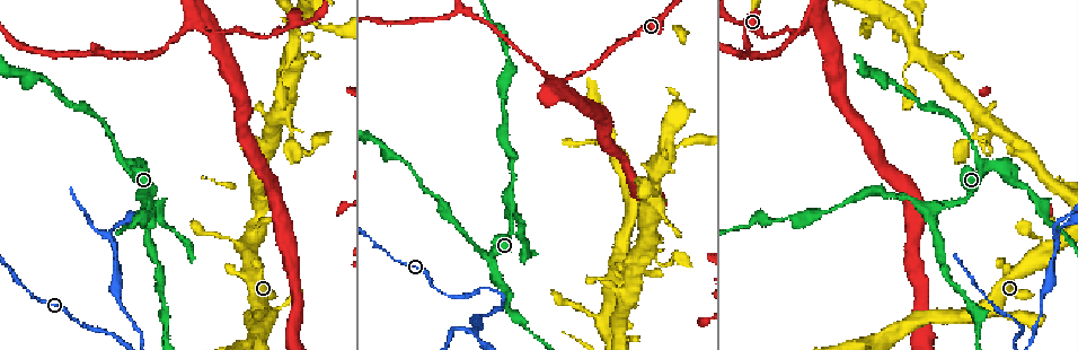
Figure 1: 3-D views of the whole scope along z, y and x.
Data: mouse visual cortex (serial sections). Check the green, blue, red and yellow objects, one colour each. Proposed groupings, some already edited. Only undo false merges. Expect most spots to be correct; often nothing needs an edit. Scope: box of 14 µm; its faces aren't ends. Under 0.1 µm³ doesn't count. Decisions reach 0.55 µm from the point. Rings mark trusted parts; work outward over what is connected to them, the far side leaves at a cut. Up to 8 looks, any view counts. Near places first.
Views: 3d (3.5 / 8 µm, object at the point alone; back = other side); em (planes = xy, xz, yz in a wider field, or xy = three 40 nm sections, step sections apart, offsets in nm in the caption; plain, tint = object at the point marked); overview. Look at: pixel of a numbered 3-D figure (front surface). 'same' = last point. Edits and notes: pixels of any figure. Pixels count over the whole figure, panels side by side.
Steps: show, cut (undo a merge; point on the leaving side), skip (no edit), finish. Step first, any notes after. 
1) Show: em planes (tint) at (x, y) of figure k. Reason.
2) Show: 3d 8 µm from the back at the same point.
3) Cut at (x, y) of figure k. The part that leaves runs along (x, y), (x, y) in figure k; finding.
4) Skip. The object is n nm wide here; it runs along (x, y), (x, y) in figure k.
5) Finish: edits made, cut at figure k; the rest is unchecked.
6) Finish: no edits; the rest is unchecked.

Show: 3d 3.5 µm at (1059, 235) of figure 1. A fork.

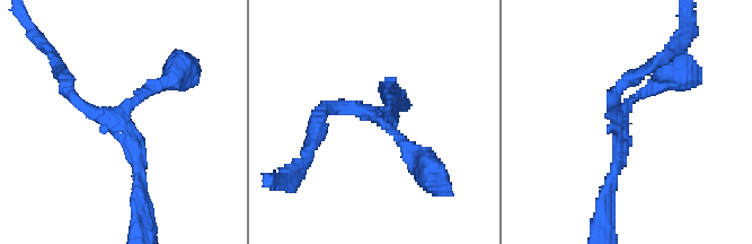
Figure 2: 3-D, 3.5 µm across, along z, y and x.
Show: em xy step 3 (tint) at (624, 122) of figure 2. 3 arms meet here; the arms are 150, 150, 200 nm wide.

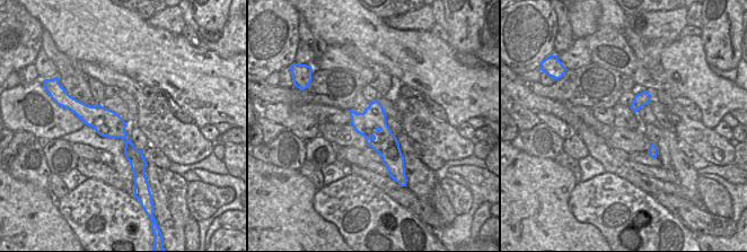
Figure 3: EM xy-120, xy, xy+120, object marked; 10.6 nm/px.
Skip. The object is 320 nm wide here; it runs along (605, 193), (626, 111), (660, 83) in figure 2; one cell here.

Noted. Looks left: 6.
Show: 3d 8 µm at (291, 138) of figure 1. A narrow waist.

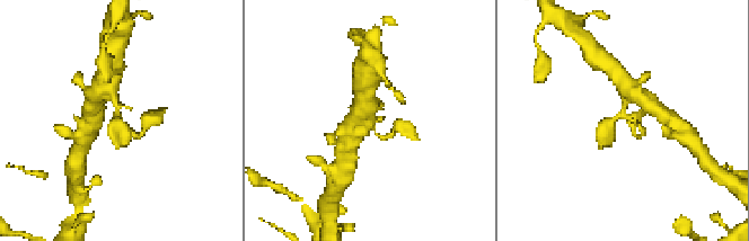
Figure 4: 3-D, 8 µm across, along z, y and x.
Show: 3d 3.5 µm at (615, 116) of figure 4.

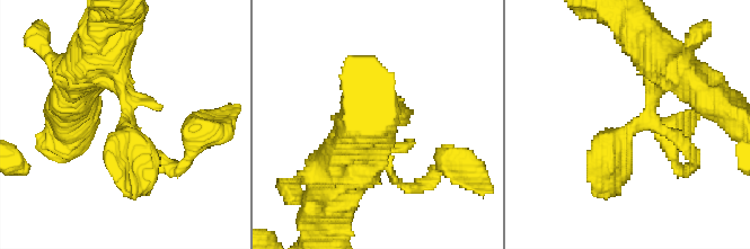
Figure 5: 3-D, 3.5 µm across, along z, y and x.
Show: em xy step 3 (tint) at (637, 122) of figure 5.

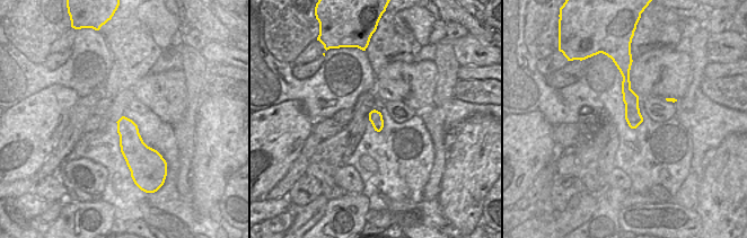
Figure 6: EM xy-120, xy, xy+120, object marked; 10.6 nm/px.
Skip. The object is 140 nm wide here; it runs along (623, 70), (633, 125) in figure 6; all the same cell.

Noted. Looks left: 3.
Show: 3d 3.5 µm at (194, 28) of figure 1. Four-way junction.

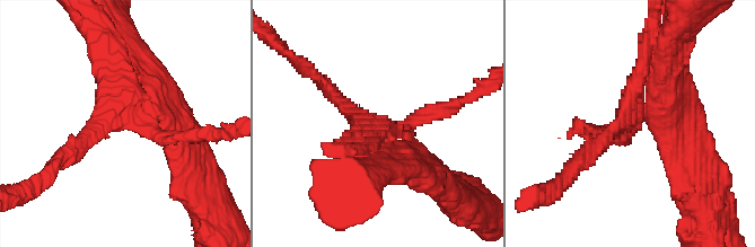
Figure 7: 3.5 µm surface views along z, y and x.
Show: em xy step 3 (tint) at (636, 118) of figure 7. 4 arms meet here; the arms are 150, 200, 200, 200 nm wide; shape alone is not enough.

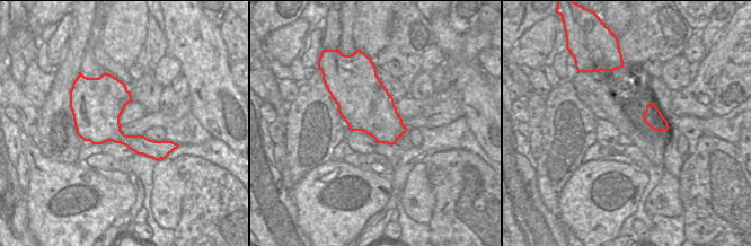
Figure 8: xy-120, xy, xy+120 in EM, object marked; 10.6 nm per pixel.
Skip. It runs along (196, 134), (140, 128), (133, 79) in figure 7; all the same cell.

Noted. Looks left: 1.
Finish: no edits; the rest is unchecked.

